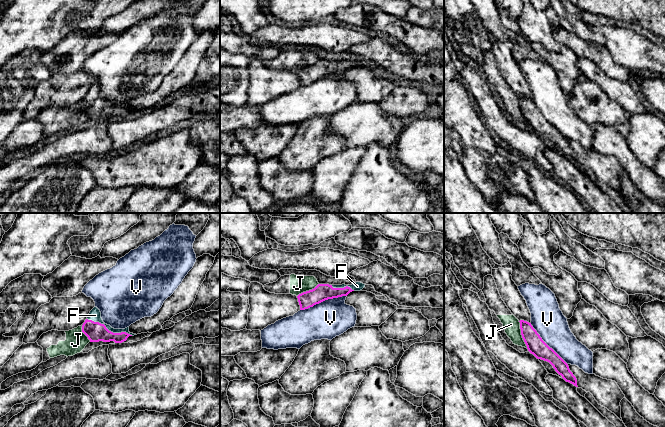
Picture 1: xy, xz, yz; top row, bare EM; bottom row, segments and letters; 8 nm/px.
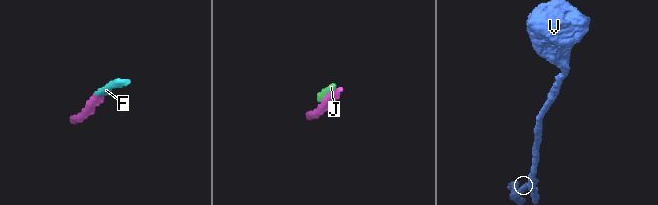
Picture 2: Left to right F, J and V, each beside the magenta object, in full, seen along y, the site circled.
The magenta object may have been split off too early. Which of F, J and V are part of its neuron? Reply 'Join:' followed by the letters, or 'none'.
Join: F

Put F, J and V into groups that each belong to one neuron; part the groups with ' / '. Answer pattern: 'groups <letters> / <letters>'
groups F / J / V

